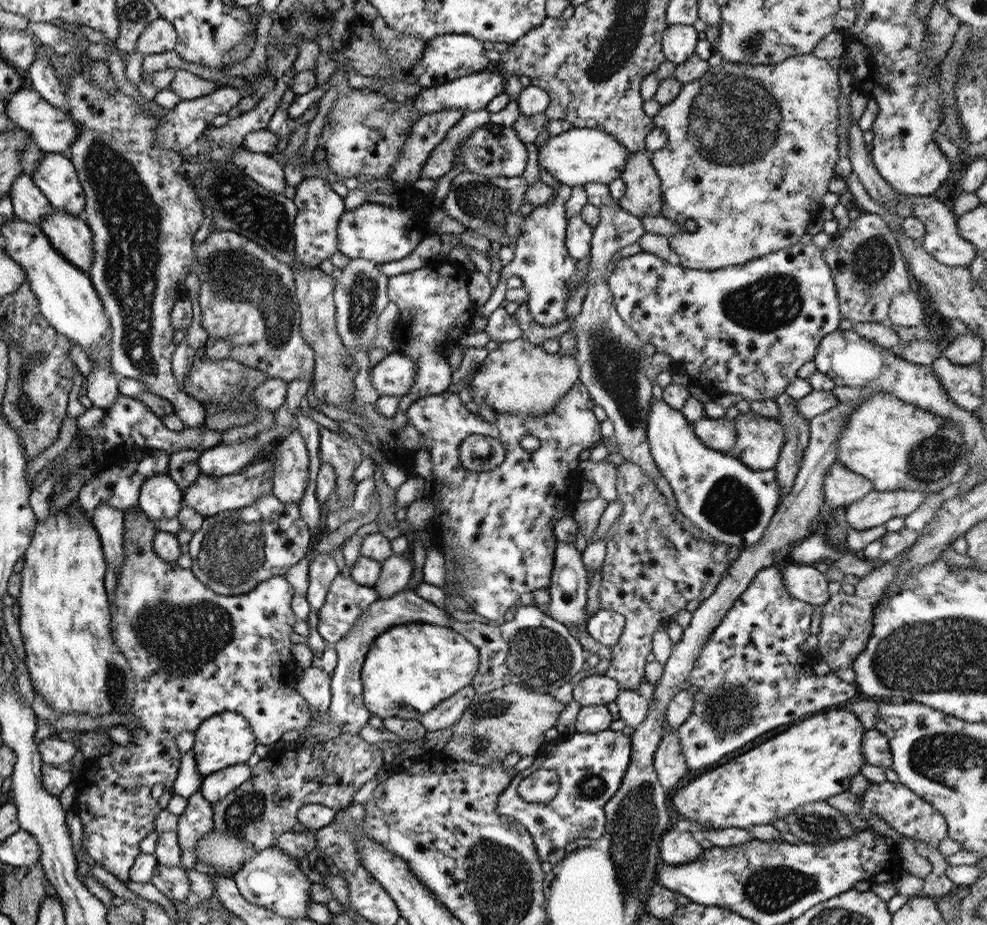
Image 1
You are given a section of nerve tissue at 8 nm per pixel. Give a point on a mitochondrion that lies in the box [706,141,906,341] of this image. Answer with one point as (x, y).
(774, 301)

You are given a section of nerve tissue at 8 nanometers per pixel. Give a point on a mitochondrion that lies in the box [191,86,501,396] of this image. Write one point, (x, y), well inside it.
(238, 273)

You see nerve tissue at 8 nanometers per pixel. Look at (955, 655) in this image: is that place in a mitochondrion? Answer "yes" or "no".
yes

